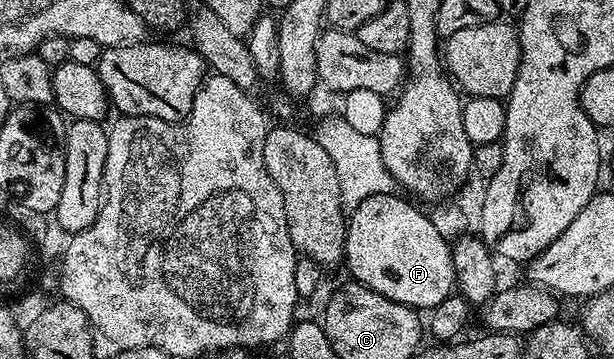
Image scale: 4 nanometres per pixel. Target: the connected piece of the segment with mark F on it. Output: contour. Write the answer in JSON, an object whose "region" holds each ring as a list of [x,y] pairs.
{"region":[[[392,192],[374,194],[366,198],[366,202],[351,209],[344,233],[343,263],[348,264],[348,272],[352,275],[349,277],[355,283],[366,286],[394,302],[402,302],[417,310],[431,310],[438,306],[438,302],[453,295],[456,275],[452,265],[452,250],[449,241],[442,234],[438,234],[438,230],[434,230],[434,222],[427,211],[419,212],[411,199],[396,195]]]}

